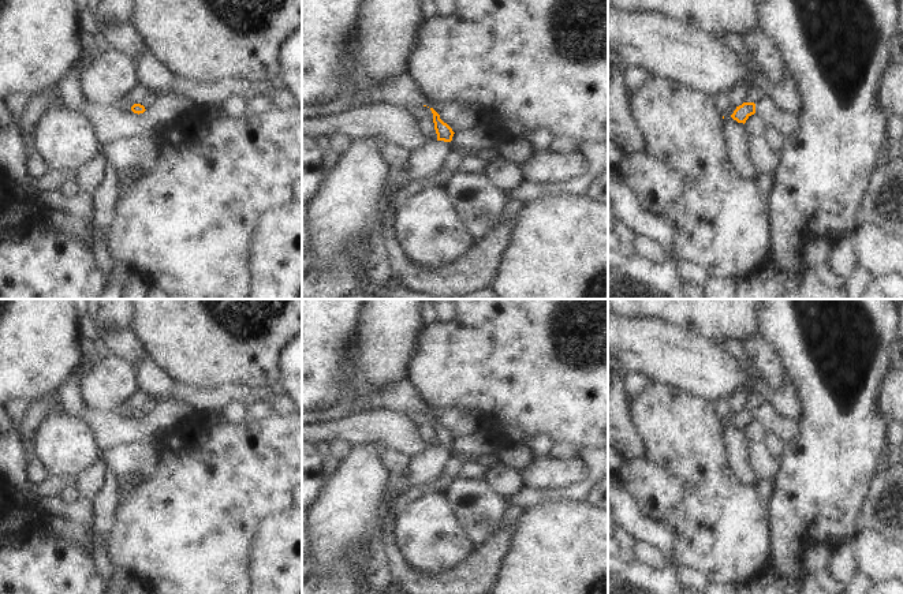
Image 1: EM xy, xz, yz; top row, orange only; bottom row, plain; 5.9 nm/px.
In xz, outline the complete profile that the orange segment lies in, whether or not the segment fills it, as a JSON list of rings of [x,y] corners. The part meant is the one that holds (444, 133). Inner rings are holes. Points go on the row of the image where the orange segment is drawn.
[[[433,108],[430,111],[433,113],[437,139],[411,152],[411,180],[428,180],[433,178],[443,168],[452,152],[451,141],[455,132],[440,119],[440,115]]]

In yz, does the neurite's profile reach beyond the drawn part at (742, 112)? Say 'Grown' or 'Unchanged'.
Grown

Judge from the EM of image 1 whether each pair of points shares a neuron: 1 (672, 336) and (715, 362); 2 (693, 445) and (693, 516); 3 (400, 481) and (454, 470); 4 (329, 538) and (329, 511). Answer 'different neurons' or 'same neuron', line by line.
1: same neuron
2: same neuron
3: different neurons
4: same neuron

